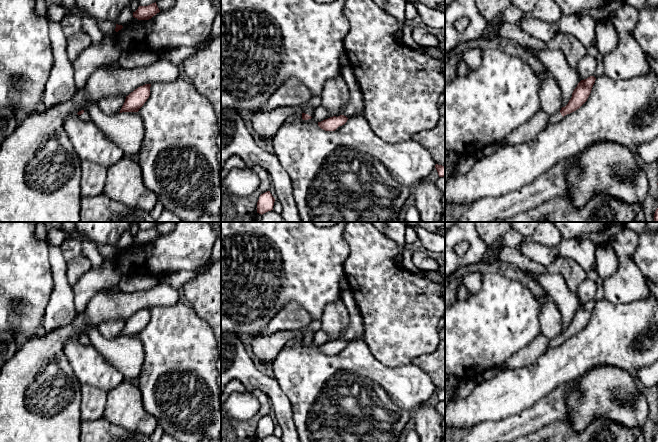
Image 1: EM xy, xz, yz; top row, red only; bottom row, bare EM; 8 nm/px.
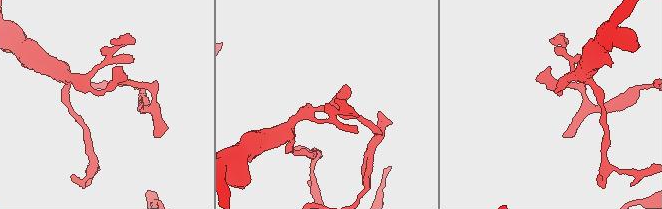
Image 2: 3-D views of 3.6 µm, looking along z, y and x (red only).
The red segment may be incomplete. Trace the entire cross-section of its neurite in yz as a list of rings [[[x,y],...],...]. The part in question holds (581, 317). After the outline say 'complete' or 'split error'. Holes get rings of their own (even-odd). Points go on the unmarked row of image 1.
[[[590,300],[587,303],[581,304],[572,317],[572,321],[565,331],[562,331],[559,336],[550,340],[547,349],[559,346],[565,339],[570,338],[579,333],[588,323],[596,302]]]; split error

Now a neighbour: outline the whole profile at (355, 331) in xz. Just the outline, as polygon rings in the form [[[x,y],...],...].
[[[349,287],[341,290],[341,300],[349,313],[349,325],[336,341],[344,339],[349,343],[355,340],[363,340],[363,318]]]

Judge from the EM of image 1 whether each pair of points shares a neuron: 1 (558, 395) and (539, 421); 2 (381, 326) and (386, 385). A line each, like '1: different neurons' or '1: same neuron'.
1: same neuron
2: different neurons

